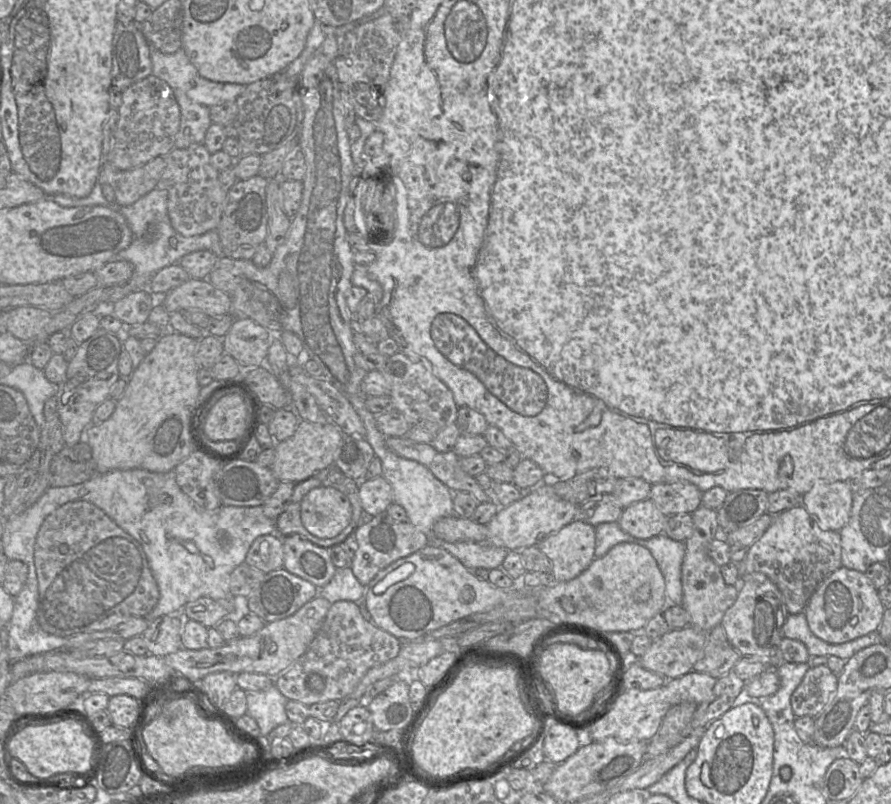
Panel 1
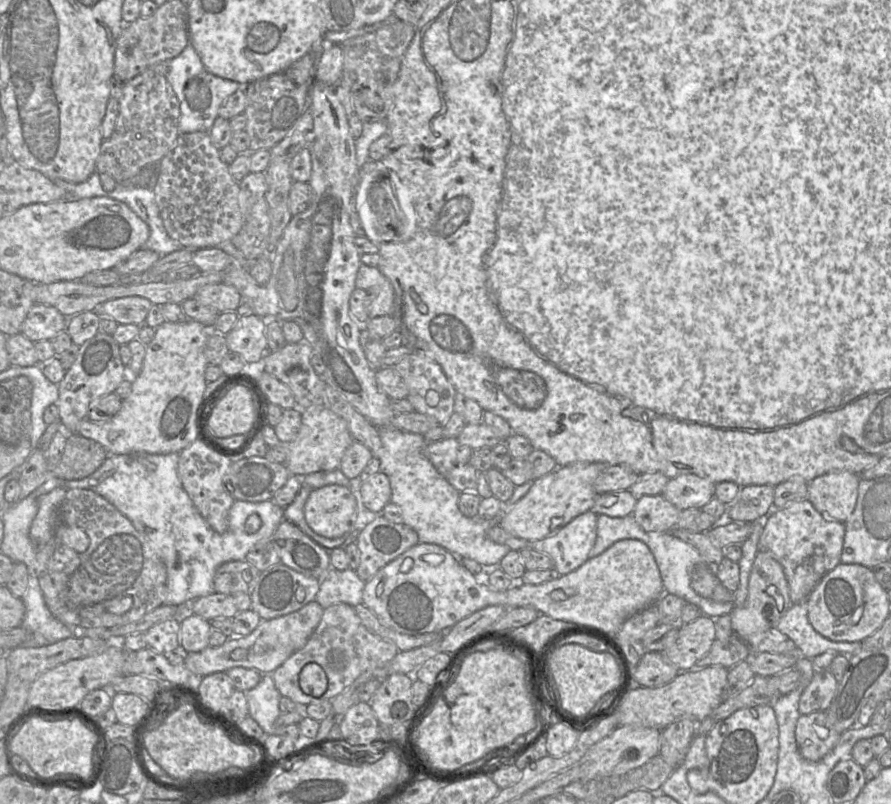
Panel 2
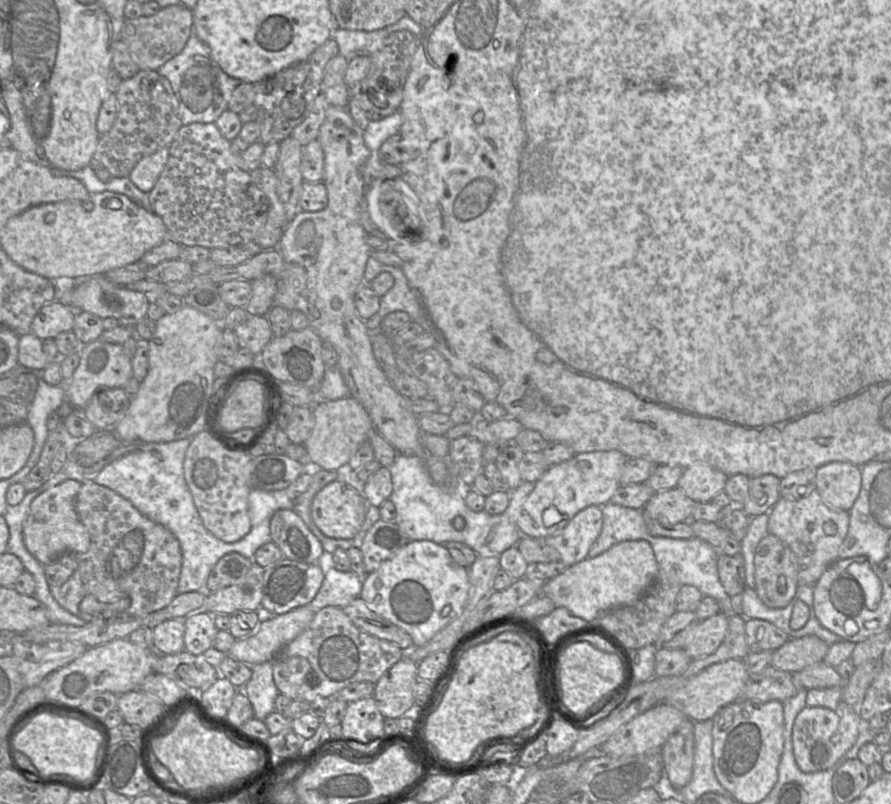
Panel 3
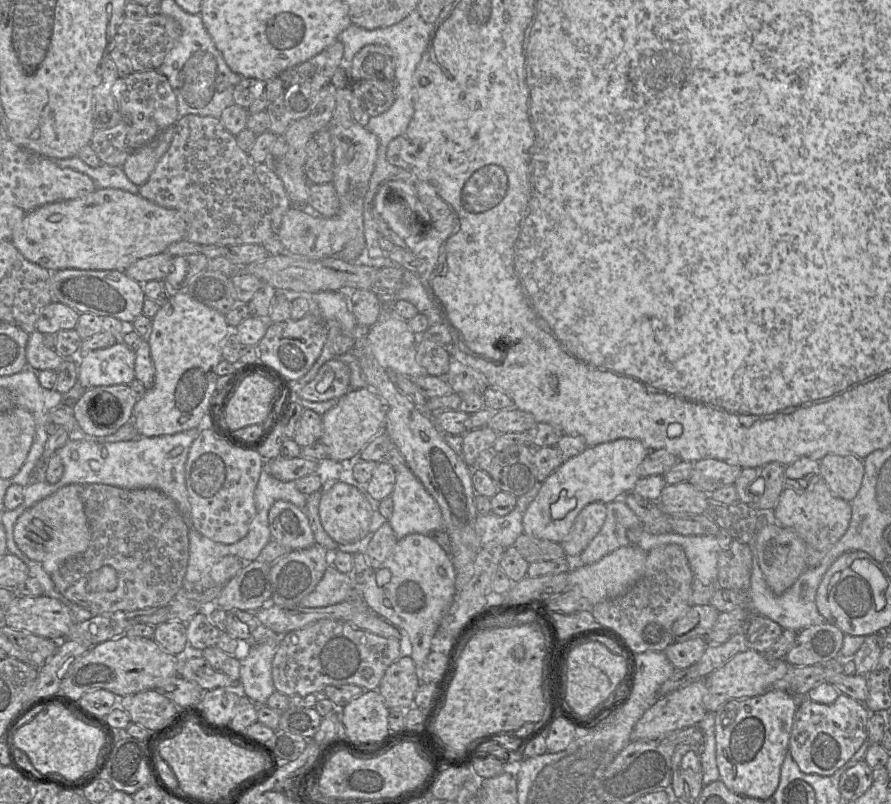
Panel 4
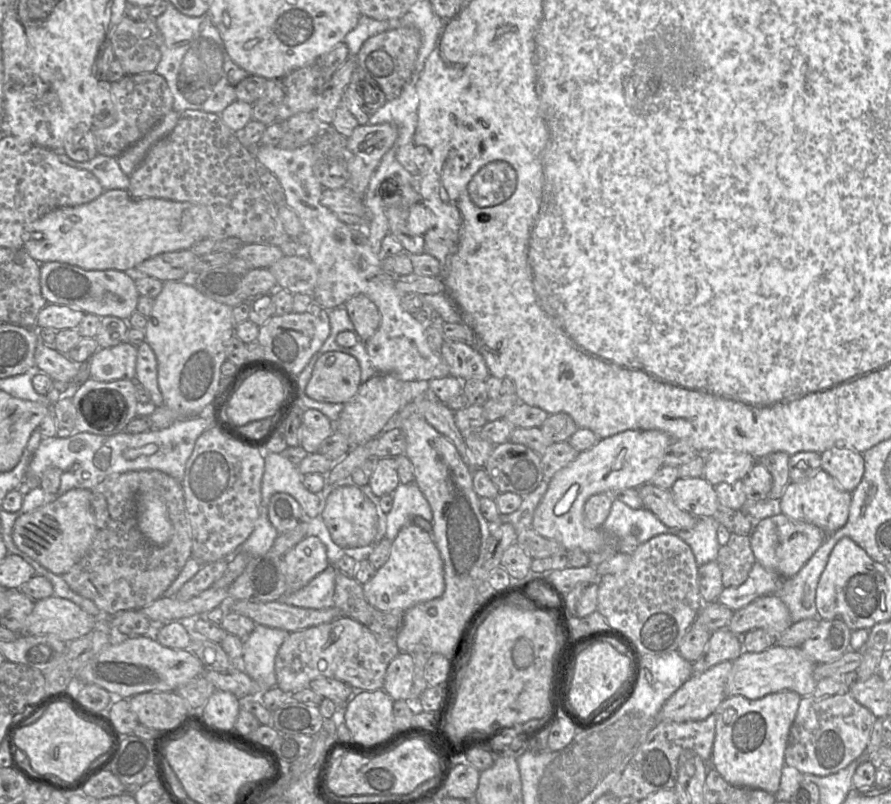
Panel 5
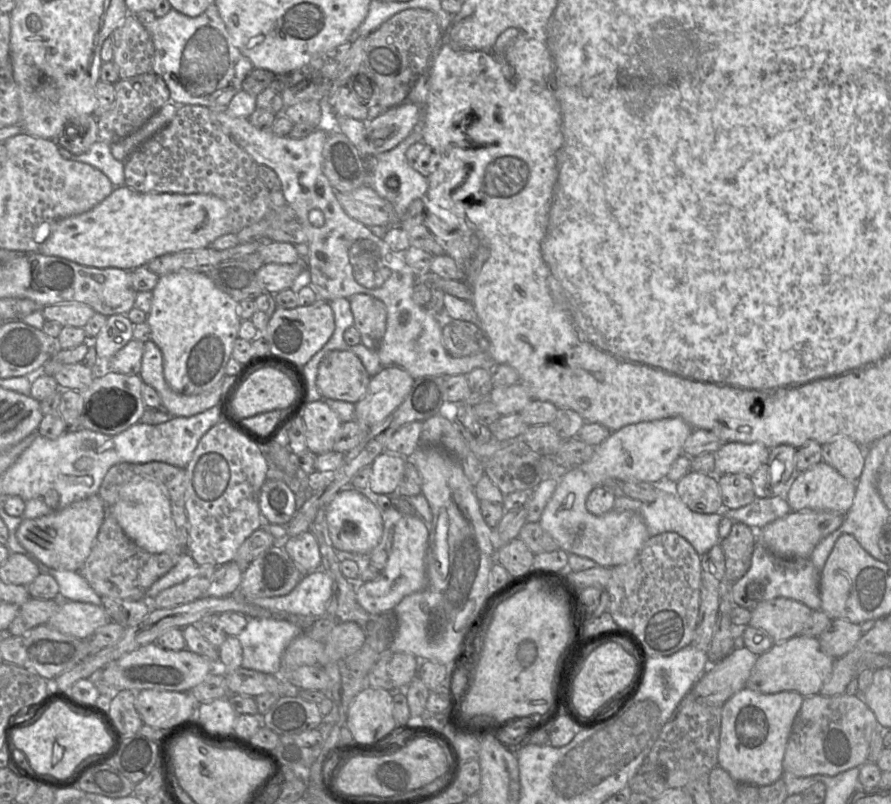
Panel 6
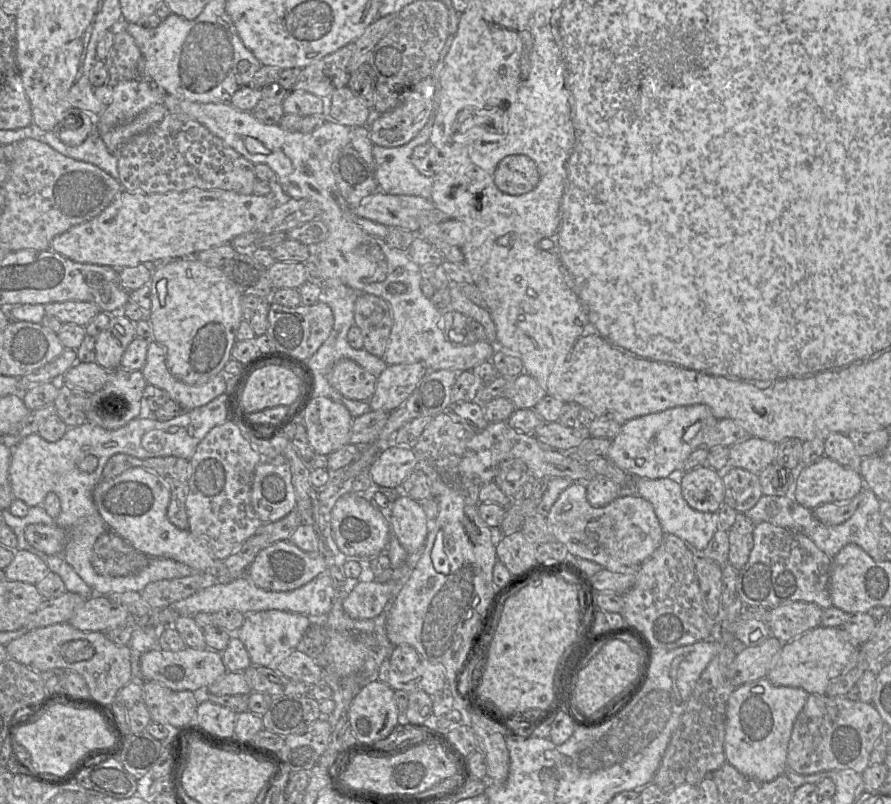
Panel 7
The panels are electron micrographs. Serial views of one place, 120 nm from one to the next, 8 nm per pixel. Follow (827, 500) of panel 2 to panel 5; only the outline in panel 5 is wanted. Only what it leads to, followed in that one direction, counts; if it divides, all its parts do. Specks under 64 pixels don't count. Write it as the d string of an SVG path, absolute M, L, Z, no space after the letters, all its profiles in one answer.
M834 446L821 455L821 469L845 491L852 493L864 474L862 453L846 446Z

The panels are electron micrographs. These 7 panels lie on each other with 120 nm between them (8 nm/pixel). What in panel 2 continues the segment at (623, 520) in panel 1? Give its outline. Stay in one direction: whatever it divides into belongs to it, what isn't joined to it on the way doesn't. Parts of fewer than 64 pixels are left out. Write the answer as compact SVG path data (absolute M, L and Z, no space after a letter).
M645 495L637 500L632 516L645 531L671 532L679 514L680 510L662 495Z

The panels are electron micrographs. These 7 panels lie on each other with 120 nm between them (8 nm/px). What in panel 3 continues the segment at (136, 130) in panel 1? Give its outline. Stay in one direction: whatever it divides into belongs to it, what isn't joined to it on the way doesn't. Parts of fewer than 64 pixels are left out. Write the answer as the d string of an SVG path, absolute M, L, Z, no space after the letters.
M139 70L134 76L123 79L116 91L118 103L117 118L112 128L100 135L92 158L102 163L112 177L128 177L136 164L145 156L163 147L169 147L182 126L179 117L179 103L170 81L156 70Z

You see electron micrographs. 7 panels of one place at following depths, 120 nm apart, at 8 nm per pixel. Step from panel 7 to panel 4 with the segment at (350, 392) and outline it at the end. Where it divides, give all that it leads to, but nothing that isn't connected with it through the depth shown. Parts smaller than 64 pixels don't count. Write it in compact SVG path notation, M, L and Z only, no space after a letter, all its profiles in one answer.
M334 358L321 366L314 379L298 391L298 396L311 402L323 402L340 399L349 390L349 366Z

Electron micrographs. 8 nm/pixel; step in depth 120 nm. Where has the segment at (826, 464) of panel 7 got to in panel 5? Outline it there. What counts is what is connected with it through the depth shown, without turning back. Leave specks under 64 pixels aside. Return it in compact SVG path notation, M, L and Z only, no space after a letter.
M820 469L803 482L789 482L777 502L777 508L787 517L813 524L830 536L846 524L851 501L851 493L843 490L827 472Z

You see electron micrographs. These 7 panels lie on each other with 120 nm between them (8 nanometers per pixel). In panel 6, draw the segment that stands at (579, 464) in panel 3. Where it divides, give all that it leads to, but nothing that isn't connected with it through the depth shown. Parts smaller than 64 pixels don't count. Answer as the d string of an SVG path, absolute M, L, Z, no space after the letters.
M669 417L626 425L595 446L592 457L571 469L559 480L547 503L540 525L559 547L595 561L603 567L616 567L630 562L650 538L645 522L634 511L611 511L594 515L586 508L590 492L605 480L665 482L672 463L683 453L686 439L693 428L681 417Z

